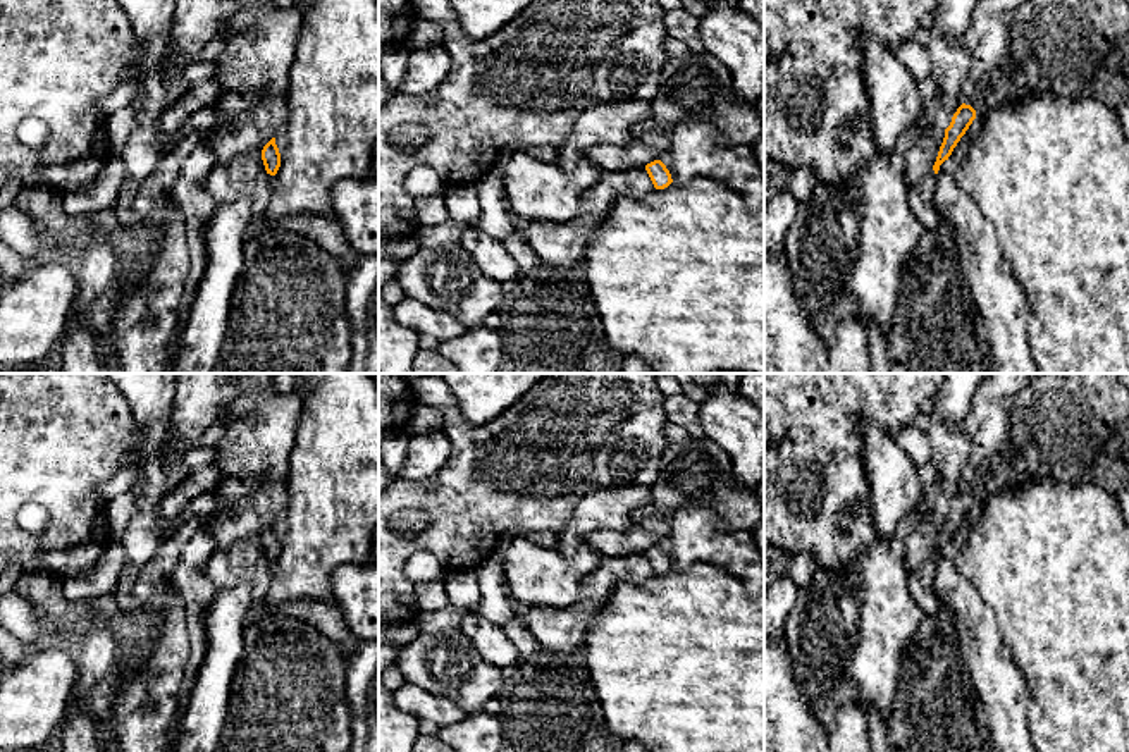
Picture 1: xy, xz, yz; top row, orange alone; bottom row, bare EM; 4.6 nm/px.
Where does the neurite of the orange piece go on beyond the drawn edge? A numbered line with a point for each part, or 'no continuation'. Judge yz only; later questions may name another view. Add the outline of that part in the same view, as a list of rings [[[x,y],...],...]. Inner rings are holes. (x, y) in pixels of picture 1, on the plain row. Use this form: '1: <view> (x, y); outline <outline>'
1: yz (925, 596); outline [[[929,556],[926,563],[921,566],[919,573],[909,575],[910,594],[928,616],[941,614],[940,599],[928,582],[928,578],[935,573],[935,570],[936,559],[935,556]]]

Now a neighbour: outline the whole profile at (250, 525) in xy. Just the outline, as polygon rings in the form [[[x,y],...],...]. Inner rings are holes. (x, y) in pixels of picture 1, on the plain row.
[[[267,380],[241,387],[241,392],[219,415],[232,416],[234,422],[213,444],[217,451],[213,465],[222,473],[220,482],[210,489],[215,494],[212,513],[217,521],[208,527],[208,533],[215,549],[236,542],[262,542],[263,532],[274,523],[272,509],[284,492],[301,413],[303,399],[298,391],[281,392],[274,380]]]

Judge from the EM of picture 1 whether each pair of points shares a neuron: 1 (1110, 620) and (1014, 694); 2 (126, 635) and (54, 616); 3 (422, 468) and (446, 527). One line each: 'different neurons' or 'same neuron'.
1: different neurons
2: same neuron
3: different neurons

